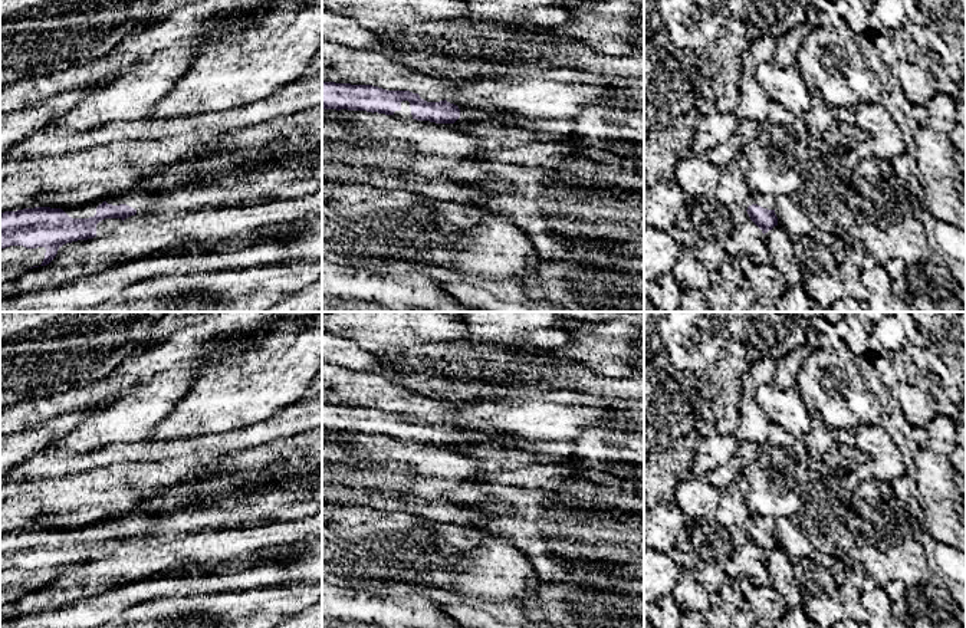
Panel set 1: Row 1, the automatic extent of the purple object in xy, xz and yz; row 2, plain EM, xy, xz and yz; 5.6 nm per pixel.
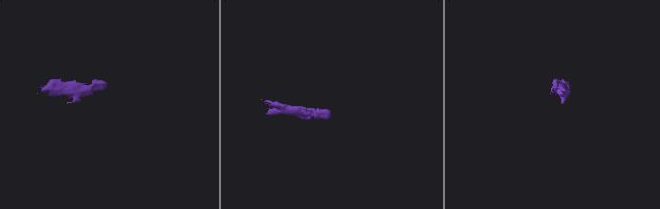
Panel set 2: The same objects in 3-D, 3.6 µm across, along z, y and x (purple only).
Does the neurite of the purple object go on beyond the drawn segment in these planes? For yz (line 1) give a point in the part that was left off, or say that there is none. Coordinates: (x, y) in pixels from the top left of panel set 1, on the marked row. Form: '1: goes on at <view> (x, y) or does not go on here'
1: goes on at yz (753, 197)

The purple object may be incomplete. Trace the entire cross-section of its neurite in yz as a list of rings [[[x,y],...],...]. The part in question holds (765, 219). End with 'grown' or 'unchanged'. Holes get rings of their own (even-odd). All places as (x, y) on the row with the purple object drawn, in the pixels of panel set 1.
[[[750,191],[745,198],[745,208],[749,220],[752,220],[763,234],[778,226],[778,217],[769,197]]] | grown

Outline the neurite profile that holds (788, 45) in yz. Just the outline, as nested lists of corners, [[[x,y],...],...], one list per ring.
[[[804,23],[776,37],[773,62],[782,68],[796,66],[796,53],[808,32],[809,26]]]

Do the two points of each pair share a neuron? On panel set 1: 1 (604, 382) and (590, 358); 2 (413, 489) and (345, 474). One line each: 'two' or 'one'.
1: two
2: one

